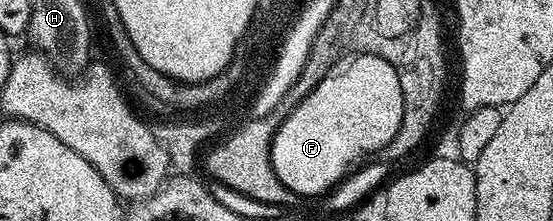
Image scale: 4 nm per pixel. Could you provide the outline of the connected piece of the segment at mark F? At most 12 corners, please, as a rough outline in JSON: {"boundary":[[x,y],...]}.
{"boundary":[[361,54],[302,98],[271,164],[324,195],[399,132],[398,67]]}

